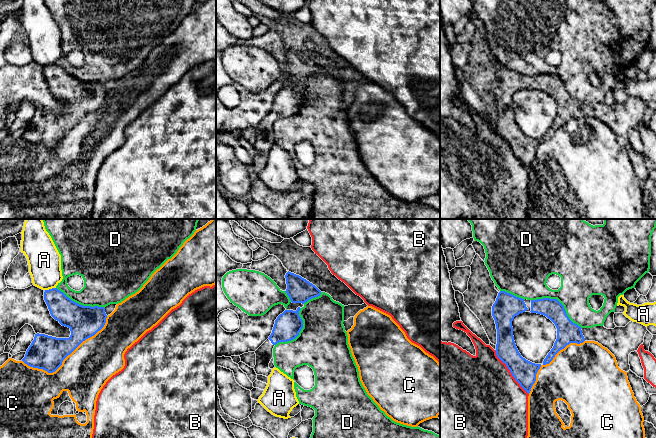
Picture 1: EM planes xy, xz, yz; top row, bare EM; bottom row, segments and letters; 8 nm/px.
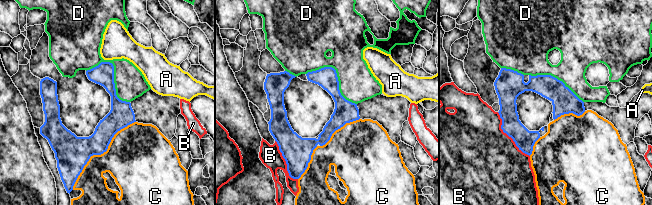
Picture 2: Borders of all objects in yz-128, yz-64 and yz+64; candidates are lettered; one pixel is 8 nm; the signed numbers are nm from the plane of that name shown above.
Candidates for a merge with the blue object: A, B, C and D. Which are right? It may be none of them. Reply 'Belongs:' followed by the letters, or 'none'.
Belongs: none

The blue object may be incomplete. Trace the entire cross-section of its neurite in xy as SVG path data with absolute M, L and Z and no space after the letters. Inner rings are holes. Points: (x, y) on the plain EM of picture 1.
M57 64L45 66L44 76L51 92L68 103L71 111L69 114L56 114L35 110L22 137L30 143L53 149L83 117L104 103L107 91L104 83L80 81Z

